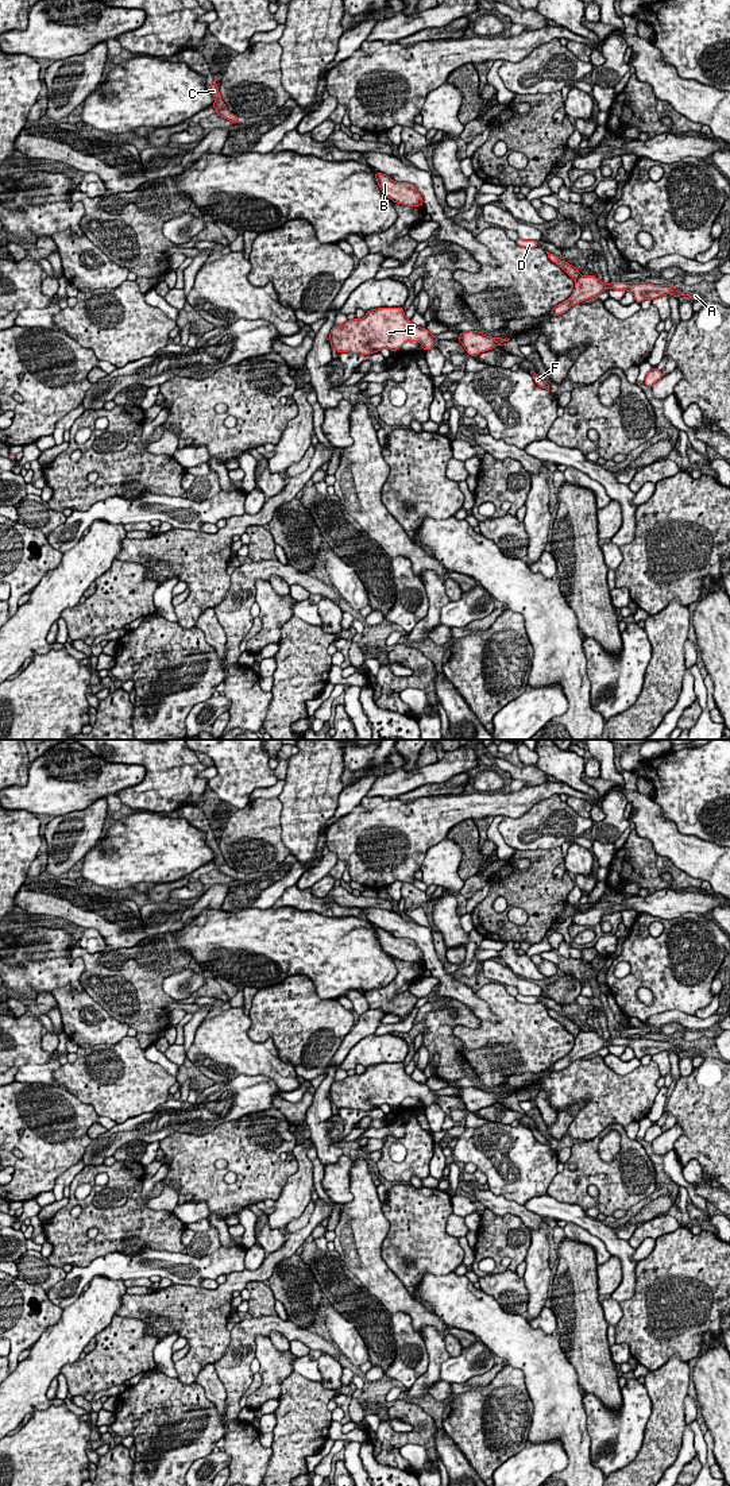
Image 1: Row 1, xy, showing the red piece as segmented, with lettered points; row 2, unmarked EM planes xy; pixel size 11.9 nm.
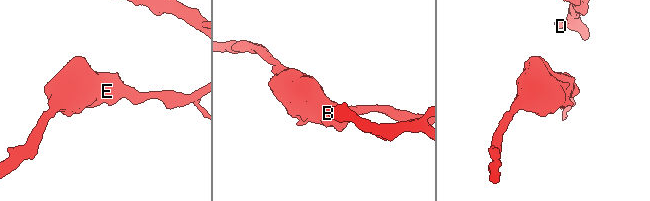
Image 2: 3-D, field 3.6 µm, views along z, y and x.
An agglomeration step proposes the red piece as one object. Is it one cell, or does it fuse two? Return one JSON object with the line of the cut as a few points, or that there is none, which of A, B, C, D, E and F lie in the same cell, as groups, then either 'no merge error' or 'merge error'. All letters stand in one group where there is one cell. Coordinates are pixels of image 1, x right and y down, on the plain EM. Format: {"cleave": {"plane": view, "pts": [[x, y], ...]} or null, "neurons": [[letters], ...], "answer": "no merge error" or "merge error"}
{"cleave": {"plane": "xy", "pts": [[580, 1031], [575, 1035]]}, "neurons": [["A", "E", "F"], ["B", "C", "D"]], "answer": "merge error"}

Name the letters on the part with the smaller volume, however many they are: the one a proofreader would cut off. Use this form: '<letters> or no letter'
B, C, D

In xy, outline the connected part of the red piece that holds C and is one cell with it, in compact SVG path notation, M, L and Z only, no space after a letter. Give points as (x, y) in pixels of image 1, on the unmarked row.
M216 834L216 835L213 837L213 840L209 842L209 846L210 846L210 849L212 849L213 853L215 853L215 858L213 858L212 862L216 865L216 869L217 869L219 872L221 872L221 873L224 873L224 875L227 875L227 876L229 876L229 877L232 877L232 879L235 880L235 879L237 879L240 875L239 875L236 871L231 869L231 868L227 865L224 857L221 856L219 844L217 844L217 841L216 841L216 837L217 837L217 834Z

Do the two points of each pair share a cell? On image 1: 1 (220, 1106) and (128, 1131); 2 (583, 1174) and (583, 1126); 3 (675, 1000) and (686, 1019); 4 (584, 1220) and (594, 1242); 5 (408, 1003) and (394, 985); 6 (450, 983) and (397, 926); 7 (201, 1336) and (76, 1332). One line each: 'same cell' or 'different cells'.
1: same cell
2: different cells
3: different cells
4: different cells
5: same cell
6: same cell
7: different cells

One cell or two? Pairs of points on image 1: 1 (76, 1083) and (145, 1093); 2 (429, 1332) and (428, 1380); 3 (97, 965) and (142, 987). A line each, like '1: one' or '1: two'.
1: one
2: one
3: one

